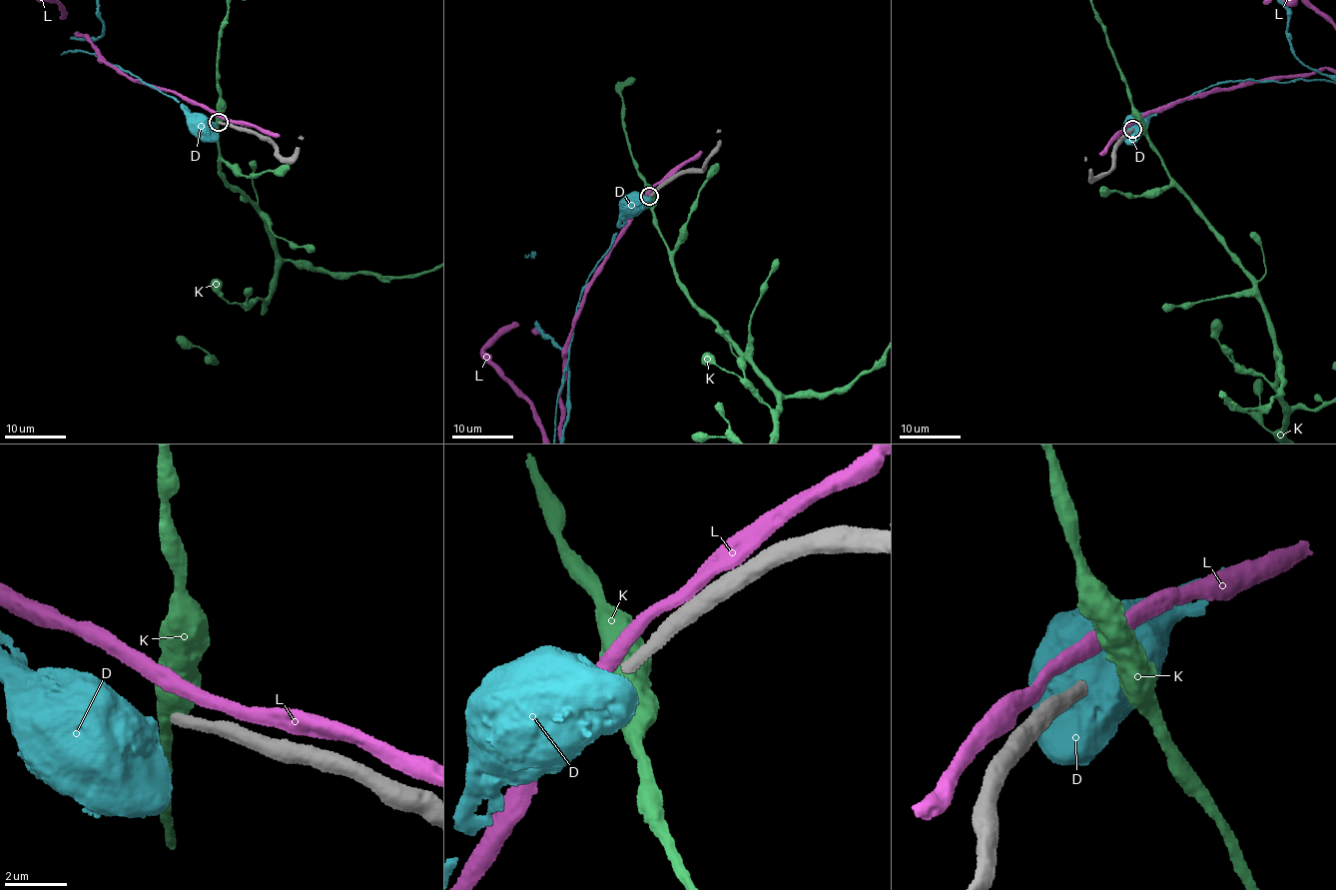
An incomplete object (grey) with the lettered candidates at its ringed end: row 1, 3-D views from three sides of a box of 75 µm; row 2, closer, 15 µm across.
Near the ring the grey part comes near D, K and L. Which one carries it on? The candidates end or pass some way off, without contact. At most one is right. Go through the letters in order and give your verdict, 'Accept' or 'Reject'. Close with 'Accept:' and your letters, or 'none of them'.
D: Reject
K: Reject
L: Reject
Accept: none of them

